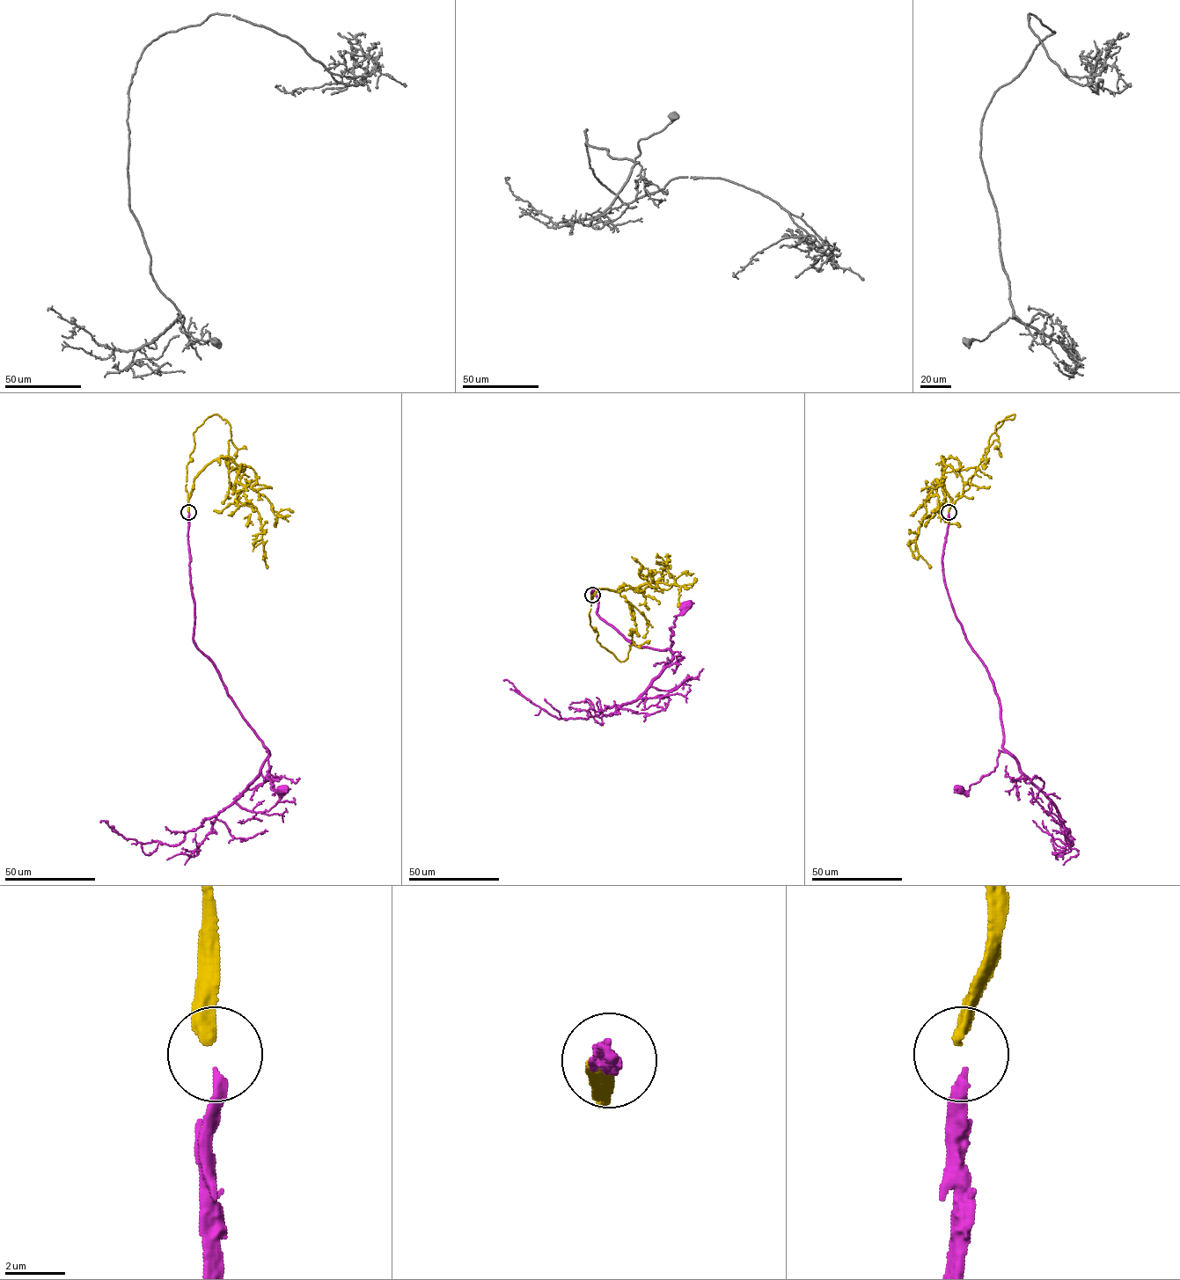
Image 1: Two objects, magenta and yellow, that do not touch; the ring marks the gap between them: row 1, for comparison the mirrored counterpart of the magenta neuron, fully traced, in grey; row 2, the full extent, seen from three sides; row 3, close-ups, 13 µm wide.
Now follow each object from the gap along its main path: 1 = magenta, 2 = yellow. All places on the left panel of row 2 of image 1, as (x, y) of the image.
1: (189, 513), (194, 642), (212, 662), (228, 695), (267, 749), (267, 777), (271, 788), (282, 790)
2: (189, 512), (186, 465), (194, 445), (193, 433), (208, 416), (218, 414), (230, 426), (228, 461), (231, 466)

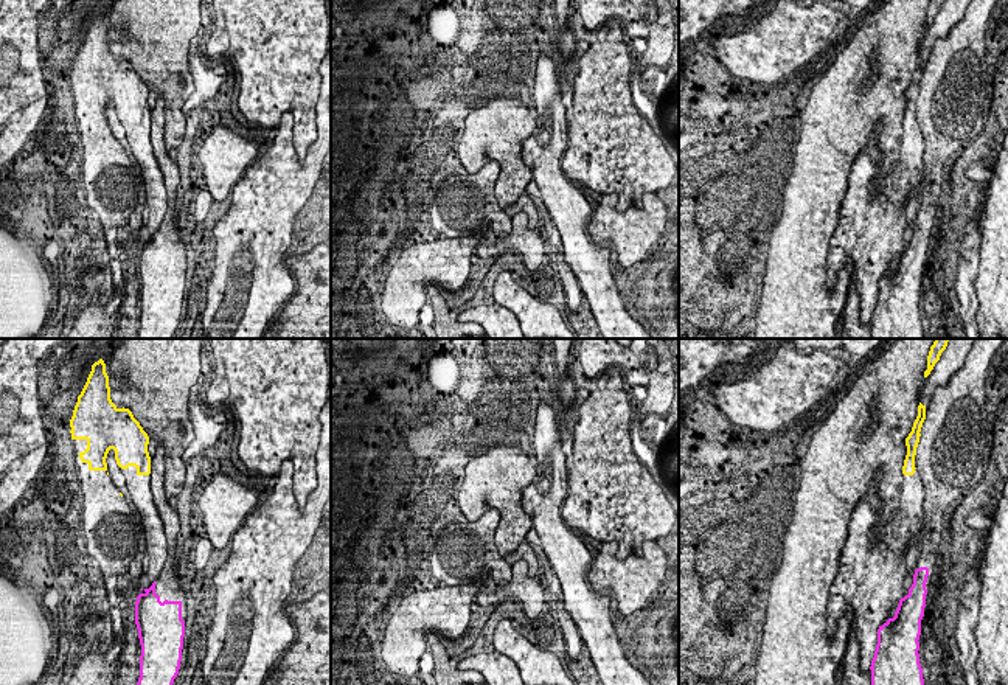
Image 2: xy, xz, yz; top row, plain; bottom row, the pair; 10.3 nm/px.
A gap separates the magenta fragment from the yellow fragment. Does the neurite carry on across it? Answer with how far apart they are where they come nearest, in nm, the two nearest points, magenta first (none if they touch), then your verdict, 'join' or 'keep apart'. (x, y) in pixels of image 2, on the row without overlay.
gap 950 nm; span xy (154, 233), (121, 148); keep apart

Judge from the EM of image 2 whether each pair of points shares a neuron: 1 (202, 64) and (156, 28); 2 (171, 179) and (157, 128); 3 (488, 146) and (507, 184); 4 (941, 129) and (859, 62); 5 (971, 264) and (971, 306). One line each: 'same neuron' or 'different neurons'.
1: different neurons
2: same neuron
3: same neuron
4: different neurons
5: same neuron

